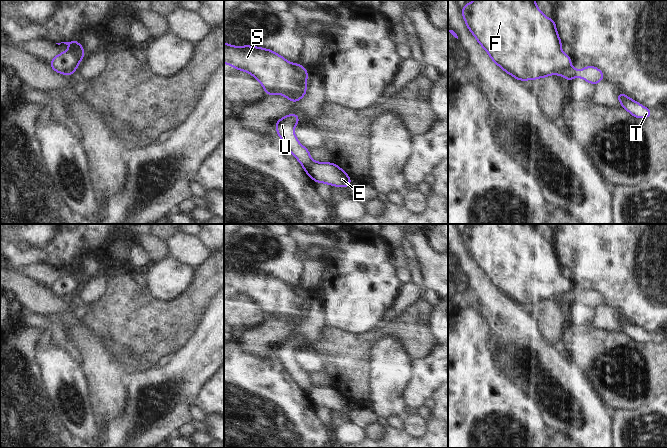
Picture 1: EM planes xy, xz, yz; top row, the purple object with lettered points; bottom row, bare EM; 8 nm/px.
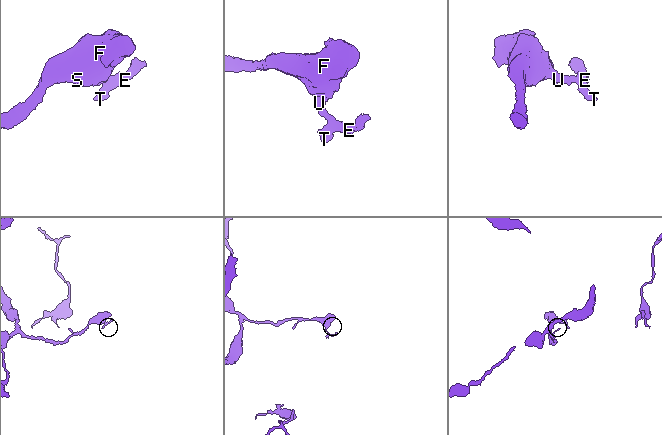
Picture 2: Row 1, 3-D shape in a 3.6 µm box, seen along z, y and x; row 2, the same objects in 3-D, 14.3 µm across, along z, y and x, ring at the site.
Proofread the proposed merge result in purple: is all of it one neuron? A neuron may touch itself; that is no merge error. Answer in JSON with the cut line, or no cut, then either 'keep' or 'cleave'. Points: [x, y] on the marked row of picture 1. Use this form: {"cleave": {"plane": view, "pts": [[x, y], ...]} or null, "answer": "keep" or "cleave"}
{"cleave": {"plane": "yz", "pts": [[569, 65], [560, 75]]}, "answer": "cleave"}

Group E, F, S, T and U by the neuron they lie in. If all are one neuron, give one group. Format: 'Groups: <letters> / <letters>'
Groups: E T U / F S.

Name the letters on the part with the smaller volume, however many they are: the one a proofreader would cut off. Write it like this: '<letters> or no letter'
E, T, U

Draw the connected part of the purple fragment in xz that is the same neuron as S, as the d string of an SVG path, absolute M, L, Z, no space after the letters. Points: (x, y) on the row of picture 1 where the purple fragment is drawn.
M224 43L224 63L234 68L247 71L255 77L265 89L265 95L281 94L291 102L297 102L306 94L308 72L300 64L292 64L276 52L255 46L235 47Z

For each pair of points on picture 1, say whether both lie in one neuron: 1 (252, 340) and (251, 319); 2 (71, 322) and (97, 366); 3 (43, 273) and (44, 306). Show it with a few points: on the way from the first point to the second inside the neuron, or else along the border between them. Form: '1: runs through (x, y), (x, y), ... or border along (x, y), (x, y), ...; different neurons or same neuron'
1: border along (265, 319), (249, 328); different neurons
2: runs through (77, 333), (90, 347), (94, 355); same neuron
3: border along (21, 275), (25, 275), (48, 288); different neurons

